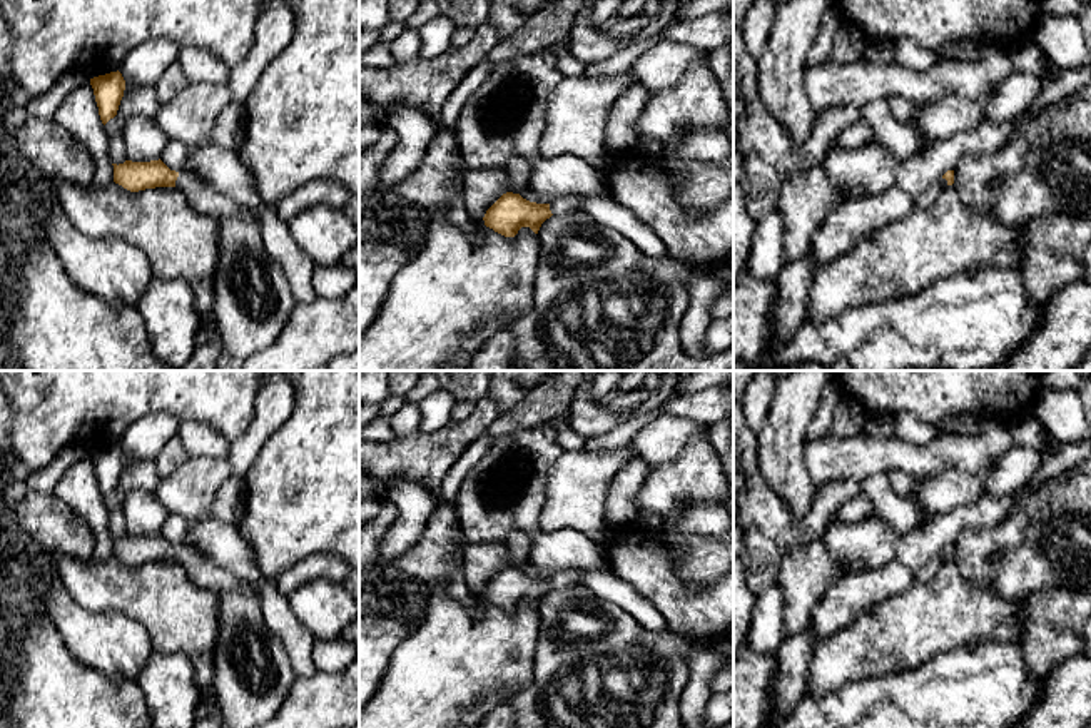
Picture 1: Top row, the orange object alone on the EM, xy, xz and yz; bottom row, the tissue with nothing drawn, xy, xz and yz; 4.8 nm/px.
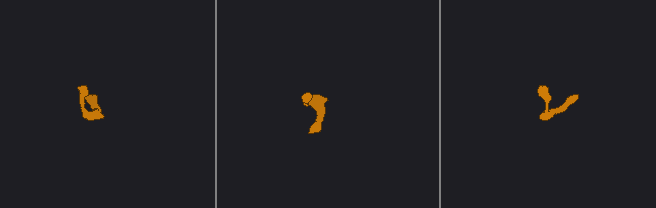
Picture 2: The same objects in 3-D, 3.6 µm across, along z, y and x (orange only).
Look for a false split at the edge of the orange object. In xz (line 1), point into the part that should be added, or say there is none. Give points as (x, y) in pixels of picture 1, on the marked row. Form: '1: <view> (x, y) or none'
1: xz (568, 204)

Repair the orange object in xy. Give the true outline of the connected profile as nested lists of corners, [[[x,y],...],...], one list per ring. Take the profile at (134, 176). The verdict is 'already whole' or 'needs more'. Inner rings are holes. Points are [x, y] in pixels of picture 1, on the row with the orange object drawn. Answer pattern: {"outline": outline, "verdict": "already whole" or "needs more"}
{"outline": [[[160,159],[150,162],[132,162],[114,165],[114,182],[130,192],[155,187],[179,187],[184,190],[190,207],[214,219],[229,219],[246,215],[256,219],[256,214],[234,202],[229,195],[216,190],[209,182],[202,180],[192,170],[170,170]]], "verdict": "needs more"}

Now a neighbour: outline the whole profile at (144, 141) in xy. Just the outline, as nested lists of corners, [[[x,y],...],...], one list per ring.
[[[144,115],[127,119],[120,135],[125,145],[125,157],[132,162],[159,160],[169,144],[169,137],[155,120]]]

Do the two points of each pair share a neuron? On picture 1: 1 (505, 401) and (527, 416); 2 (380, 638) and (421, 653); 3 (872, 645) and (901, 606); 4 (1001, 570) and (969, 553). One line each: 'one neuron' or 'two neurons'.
1: two neurons
2: two neurons
3: one neuron
4: one neuron

